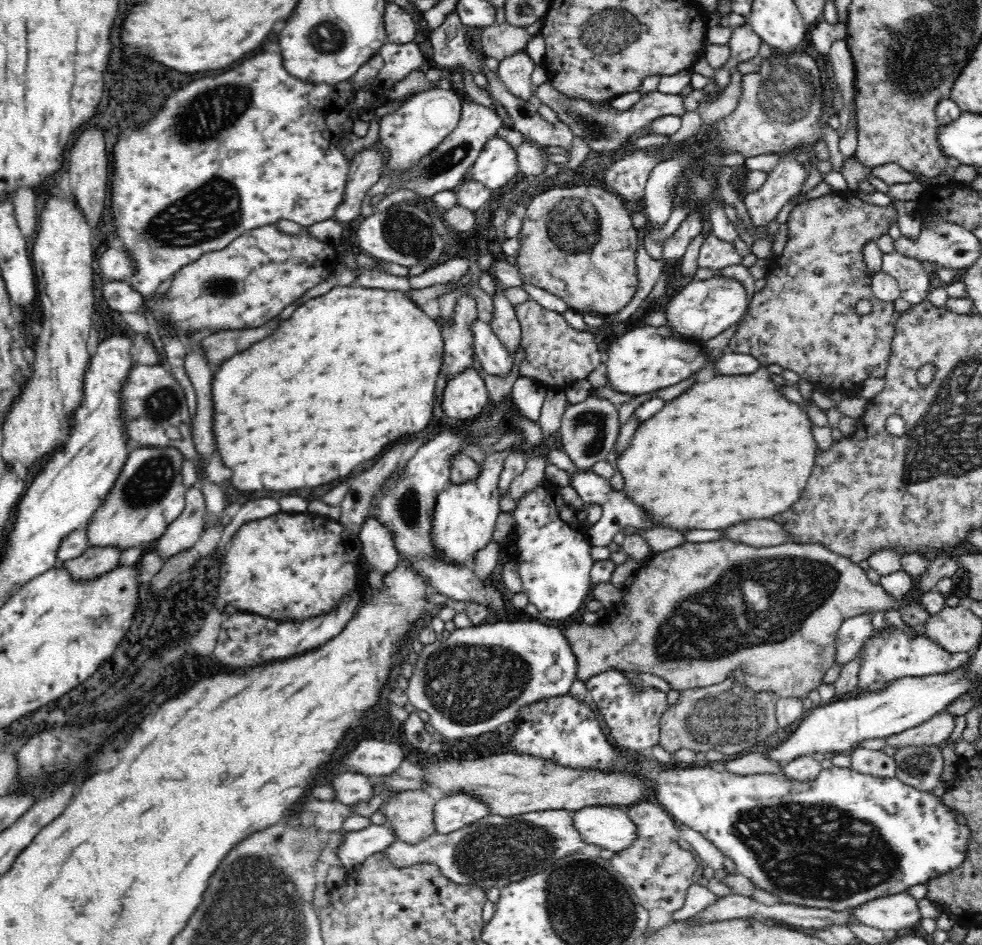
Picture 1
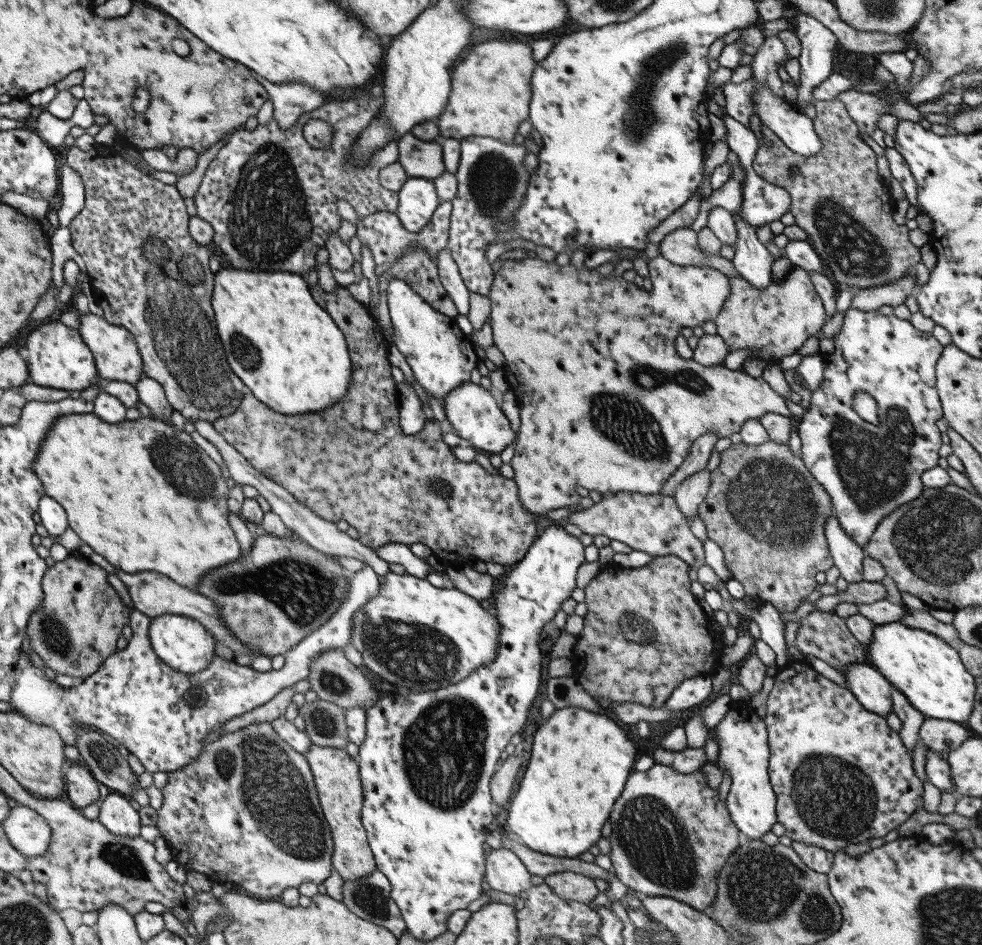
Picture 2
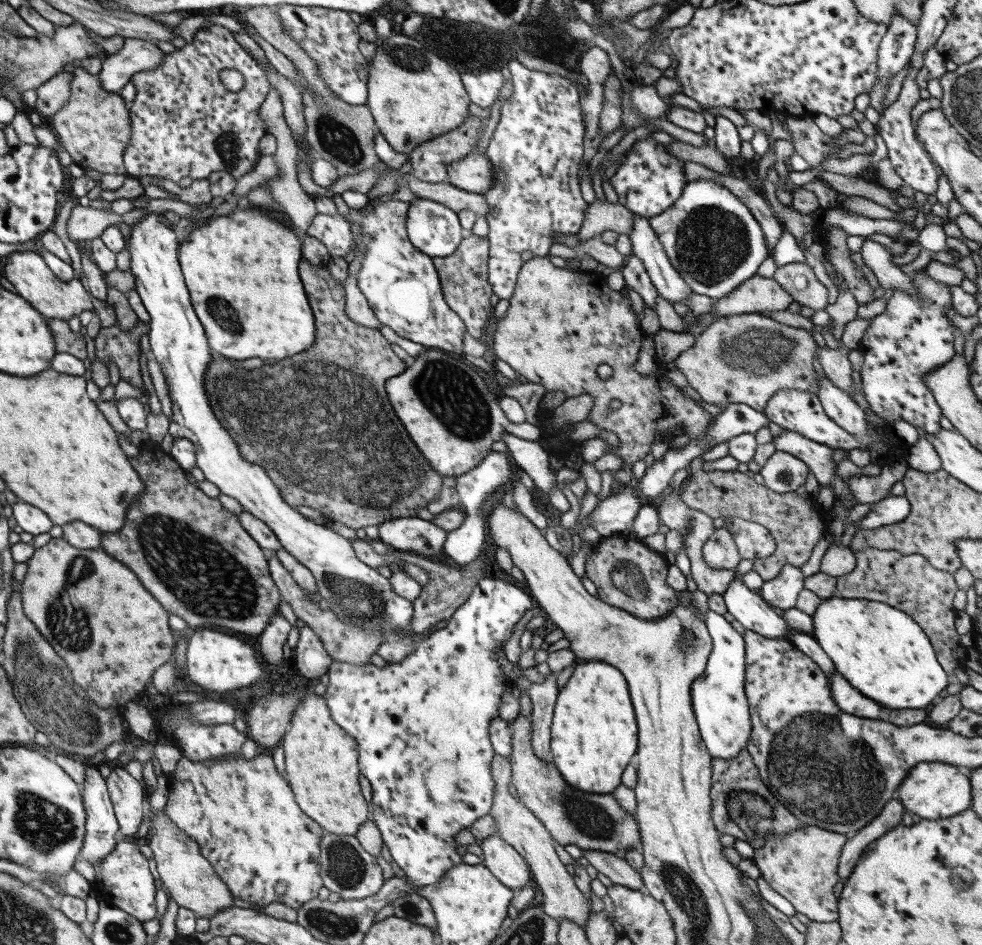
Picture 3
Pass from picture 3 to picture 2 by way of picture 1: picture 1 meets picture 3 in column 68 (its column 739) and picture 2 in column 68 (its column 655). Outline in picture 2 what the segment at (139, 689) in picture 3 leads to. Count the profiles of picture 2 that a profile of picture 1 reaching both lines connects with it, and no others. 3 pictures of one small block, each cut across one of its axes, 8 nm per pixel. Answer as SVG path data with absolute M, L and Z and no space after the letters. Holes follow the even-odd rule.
M69 554L65 560L55 562L43 576L41 588L43 588L43 604L39 612L31 614L31 620L27 624L27 636L31 640L31 654L39 664L47 664L55 674L67 674L67 676L79 676L79 678L87 678L93 672L97 672L101 668L101 664L105 662L107 656L111 656L113 652L117 652L115 648L115 640L121 634L121 628L125 624L129 624L131 620L131 610L121 602L121 598L117 596L117 592L107 584L105 580L105 572L75 556Z

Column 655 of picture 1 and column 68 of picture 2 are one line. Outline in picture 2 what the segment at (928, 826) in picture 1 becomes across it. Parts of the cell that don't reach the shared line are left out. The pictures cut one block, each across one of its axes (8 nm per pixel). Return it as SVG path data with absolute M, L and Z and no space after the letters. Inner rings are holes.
M77 762L65 772L65 794L75 808L83 808L99 800L97 780L89 772L89 768Z

